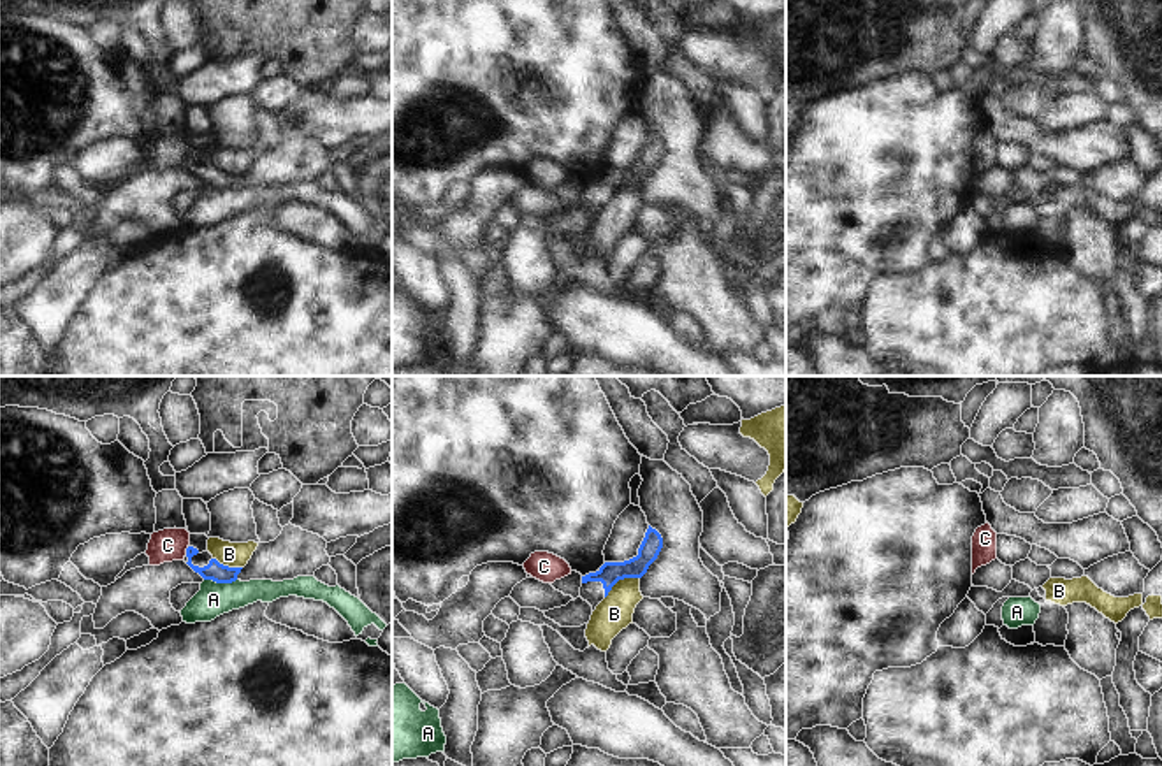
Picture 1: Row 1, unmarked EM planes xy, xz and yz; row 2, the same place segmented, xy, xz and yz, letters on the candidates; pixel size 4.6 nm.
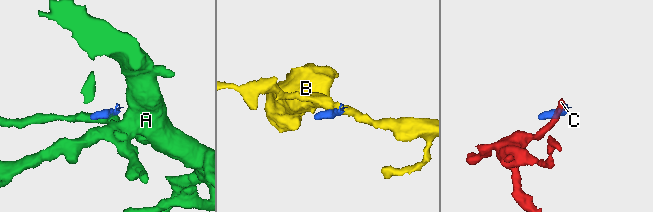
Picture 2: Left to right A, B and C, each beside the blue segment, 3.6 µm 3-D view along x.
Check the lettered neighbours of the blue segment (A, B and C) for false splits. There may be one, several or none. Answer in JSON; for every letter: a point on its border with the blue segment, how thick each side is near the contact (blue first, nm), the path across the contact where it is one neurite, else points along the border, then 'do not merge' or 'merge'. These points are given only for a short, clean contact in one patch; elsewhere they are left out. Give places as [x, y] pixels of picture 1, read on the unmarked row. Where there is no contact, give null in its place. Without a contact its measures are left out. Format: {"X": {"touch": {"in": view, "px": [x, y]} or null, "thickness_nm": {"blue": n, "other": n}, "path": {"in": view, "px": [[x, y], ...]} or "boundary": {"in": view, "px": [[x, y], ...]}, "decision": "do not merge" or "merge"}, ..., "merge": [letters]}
{"A": {"touch": {"in": "xy", "px": [220, 188]}, "thickness_nm": {"blue": 90, "other": 160}, "decision": "do not merge"}, "B": {"touch": {"in": "xz", "px": [619, 185]}, "thickness_nm": {"blue": 100, "other": 160}, "boundary": {"in": "xz", "px": [[639, 183], [621, 185], [605, 204]]}, "decision": "do not merge"}, "C": {"touch": {"in": "xy", "px": [187, 157]}, "thickness_nm": {"blue": 90, "other": 150}, "boundary": {"in": "xy", "px": [[188, 153], [185, 160]]}, "decision": "do not merge"}, "merge": []}

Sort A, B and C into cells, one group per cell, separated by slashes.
A / B / C

